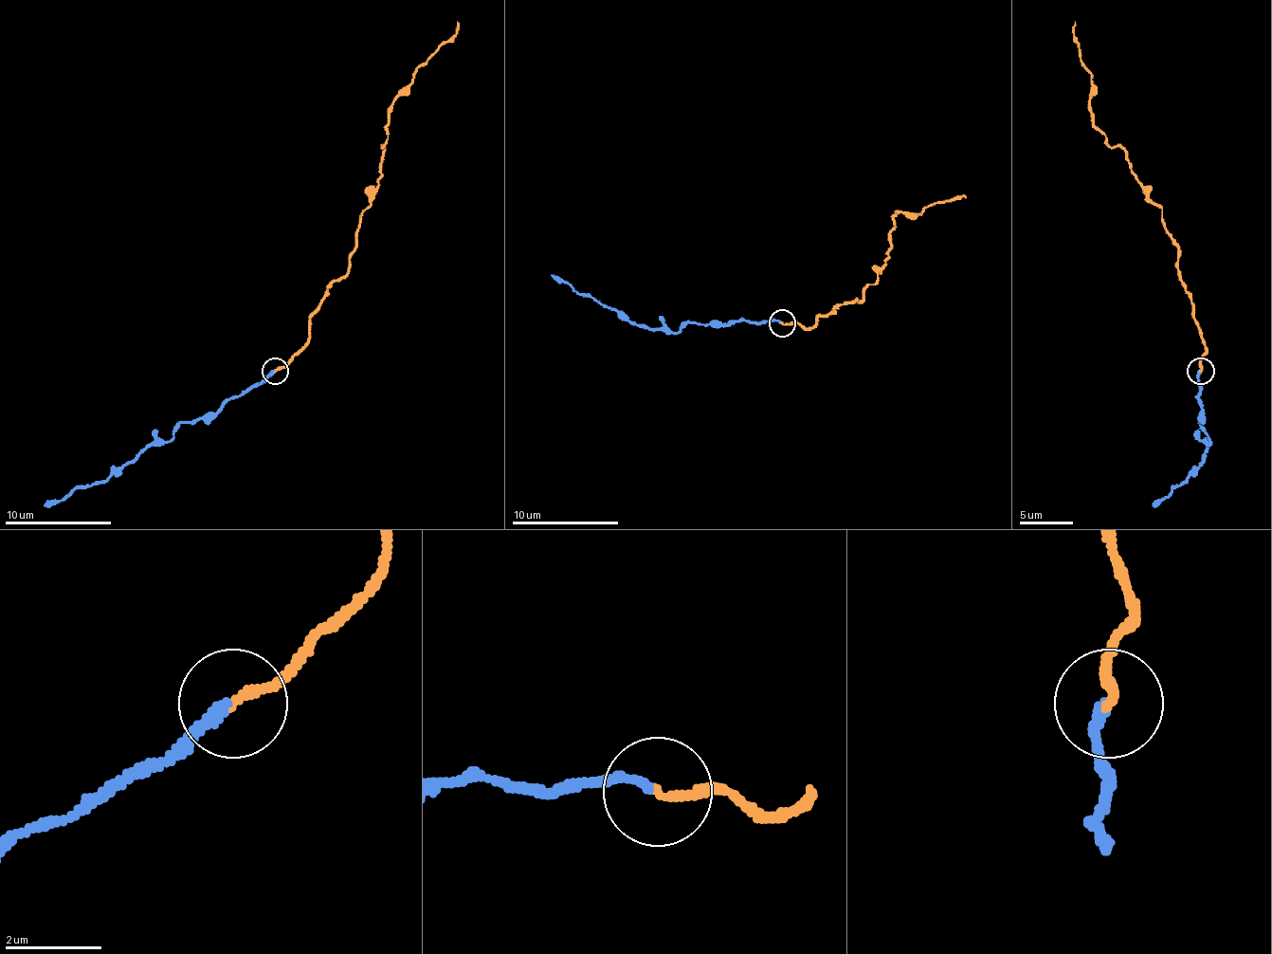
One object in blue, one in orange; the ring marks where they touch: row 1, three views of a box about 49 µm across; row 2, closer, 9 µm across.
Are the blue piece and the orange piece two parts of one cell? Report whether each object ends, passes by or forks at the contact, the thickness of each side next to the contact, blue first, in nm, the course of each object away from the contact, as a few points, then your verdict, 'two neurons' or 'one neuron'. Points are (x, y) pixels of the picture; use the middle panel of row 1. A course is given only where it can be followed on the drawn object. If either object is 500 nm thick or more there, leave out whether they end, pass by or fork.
blue ends; orange ends; calibres 200 and 190 nm; course blue (783, 323), (737, 321), (692, 323), (673, 332), (644, 329), (612, 307), (583, 297), (551, 275); course orange (783, 323), (809, 329), (861, 300), (887, 260), (900, 211), (919, 214), (965, 198); two neurons

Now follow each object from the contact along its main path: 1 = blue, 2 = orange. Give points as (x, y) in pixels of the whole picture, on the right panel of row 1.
1: (1201, 370), (1198, 396), (1201, 421), (1209, 442), (1207, 455), (1185, 480), (1153, 506)
2: (1201, 370), (1207, 346), (1177, 271), (1177, 247), (1126, 153), (1094, 126), (1092, 76), (1073, 32), (1076, 22)

